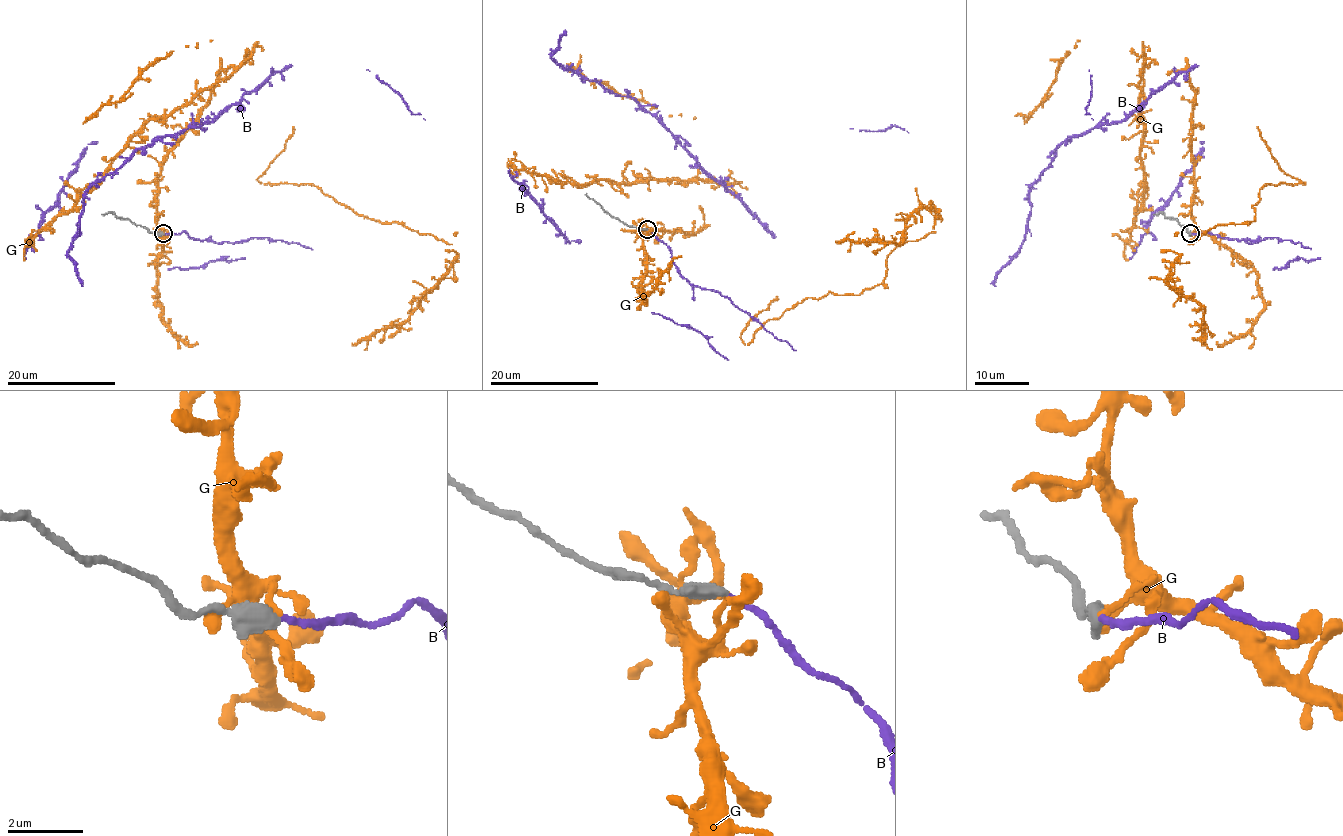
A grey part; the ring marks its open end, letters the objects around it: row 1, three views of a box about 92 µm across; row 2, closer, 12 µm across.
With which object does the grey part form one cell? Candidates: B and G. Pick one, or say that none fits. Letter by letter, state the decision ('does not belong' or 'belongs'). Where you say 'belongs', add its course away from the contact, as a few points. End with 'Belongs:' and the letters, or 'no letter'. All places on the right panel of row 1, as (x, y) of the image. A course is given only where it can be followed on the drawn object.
B: belongs
G: does not belong
Belongs: B

